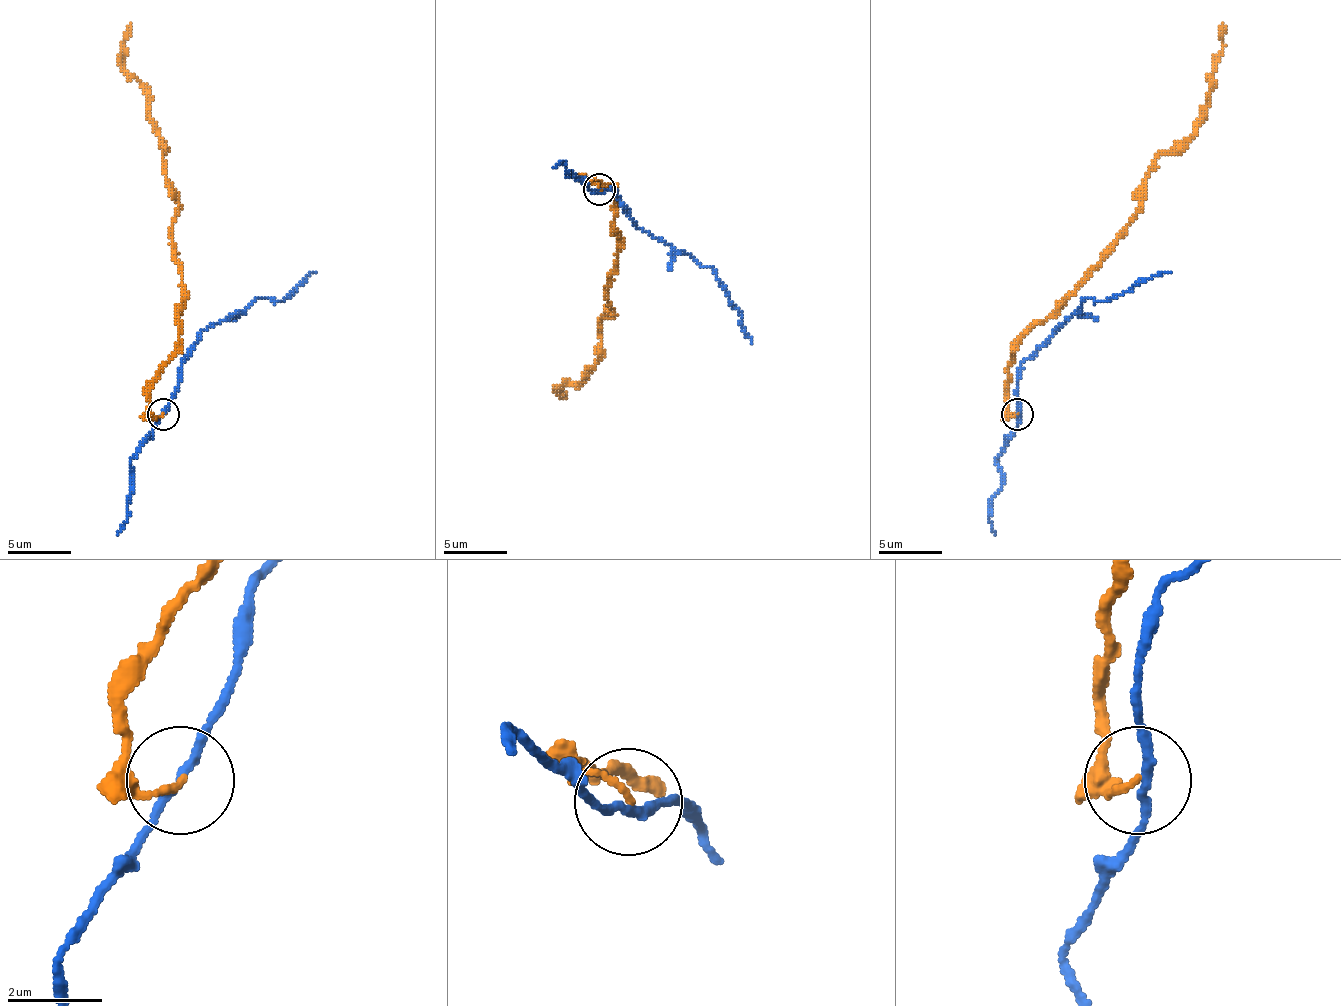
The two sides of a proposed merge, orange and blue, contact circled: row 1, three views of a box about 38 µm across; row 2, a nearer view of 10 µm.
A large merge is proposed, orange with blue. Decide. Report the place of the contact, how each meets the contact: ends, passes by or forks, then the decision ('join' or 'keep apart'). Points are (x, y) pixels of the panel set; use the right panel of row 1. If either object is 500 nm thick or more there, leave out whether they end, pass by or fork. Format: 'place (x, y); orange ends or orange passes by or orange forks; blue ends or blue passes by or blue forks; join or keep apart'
place (1017, 414); orange ends; blue passes by; keep apart

